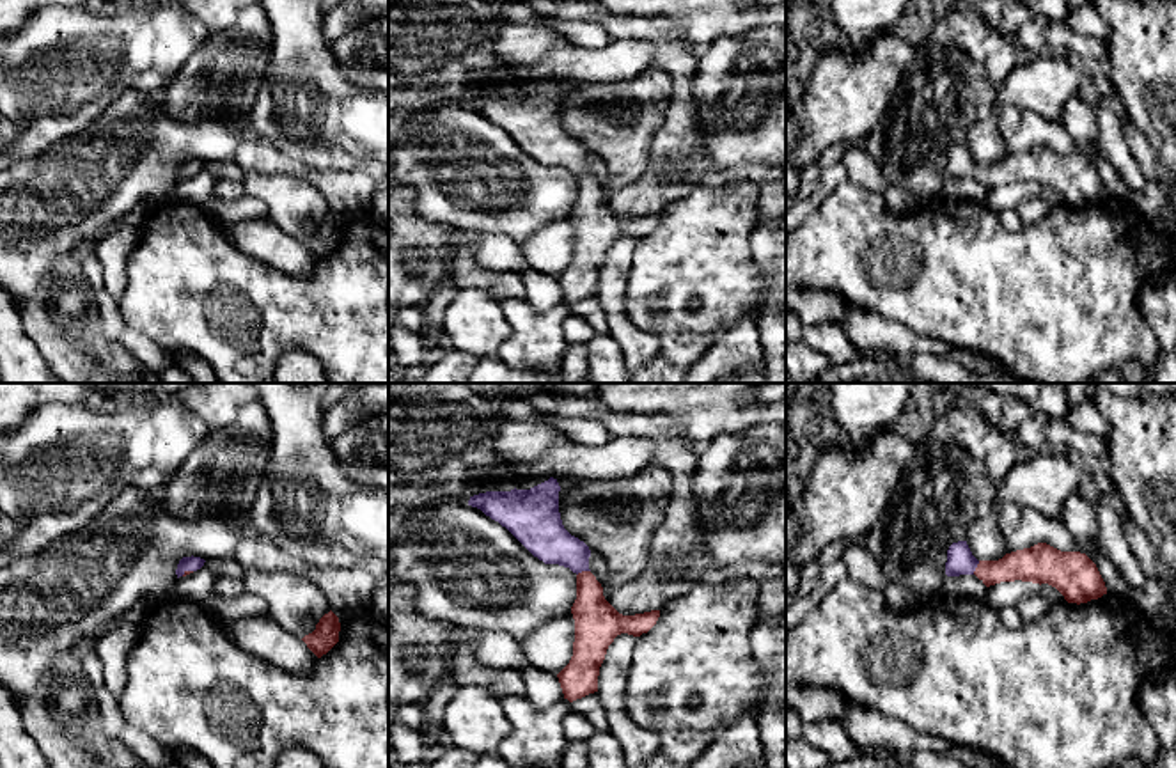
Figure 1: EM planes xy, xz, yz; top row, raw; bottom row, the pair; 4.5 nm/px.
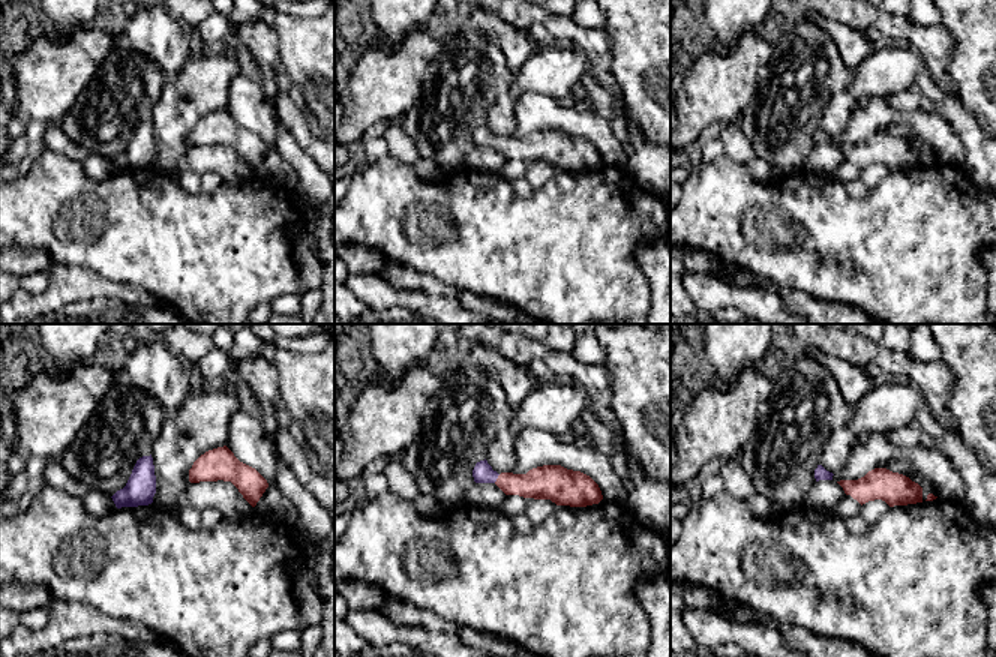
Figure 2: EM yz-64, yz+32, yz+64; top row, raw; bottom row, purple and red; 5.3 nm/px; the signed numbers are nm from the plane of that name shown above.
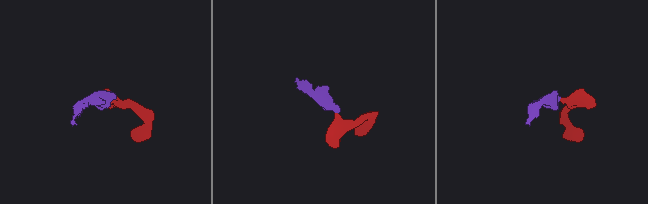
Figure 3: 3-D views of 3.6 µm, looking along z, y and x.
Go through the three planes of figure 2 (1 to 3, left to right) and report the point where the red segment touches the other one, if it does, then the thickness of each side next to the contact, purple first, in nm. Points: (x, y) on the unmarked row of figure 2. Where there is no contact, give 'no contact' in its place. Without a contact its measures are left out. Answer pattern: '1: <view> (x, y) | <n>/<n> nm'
1: no contact
2: yz+32 (497, 141) | 110/180 nm
3: no contact

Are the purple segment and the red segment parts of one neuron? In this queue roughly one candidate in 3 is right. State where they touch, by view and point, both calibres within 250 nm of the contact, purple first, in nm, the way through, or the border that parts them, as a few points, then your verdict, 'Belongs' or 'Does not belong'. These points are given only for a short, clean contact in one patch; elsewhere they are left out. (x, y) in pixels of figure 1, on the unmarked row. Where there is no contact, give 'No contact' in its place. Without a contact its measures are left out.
Touches purple at xz (582, 172). Thickness 200 nm (purple) against 200 nm. Path across: xz (541, 135), (582, 172), (596, 226). Belongs

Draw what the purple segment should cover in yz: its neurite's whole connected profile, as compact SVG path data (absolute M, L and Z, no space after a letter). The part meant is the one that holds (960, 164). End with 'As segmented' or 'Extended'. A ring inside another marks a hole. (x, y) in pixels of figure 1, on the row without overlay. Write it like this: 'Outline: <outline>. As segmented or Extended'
Outline: M958 144L947 153L945 177L976 177L986 190L1015 183L1048 186L1077 208L1107 197L1096 167L1086 156L1061 154L1047 145L1006 156L999 163L977 163L967 144Z. Extended

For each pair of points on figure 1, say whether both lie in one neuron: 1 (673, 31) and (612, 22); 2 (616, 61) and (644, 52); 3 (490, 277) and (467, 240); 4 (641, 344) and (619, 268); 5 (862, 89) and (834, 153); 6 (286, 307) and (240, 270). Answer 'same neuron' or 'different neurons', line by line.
1: same neuron
2: same neuron
3: same neuron
4: same neuron
5: different neurons
6: same neuron

